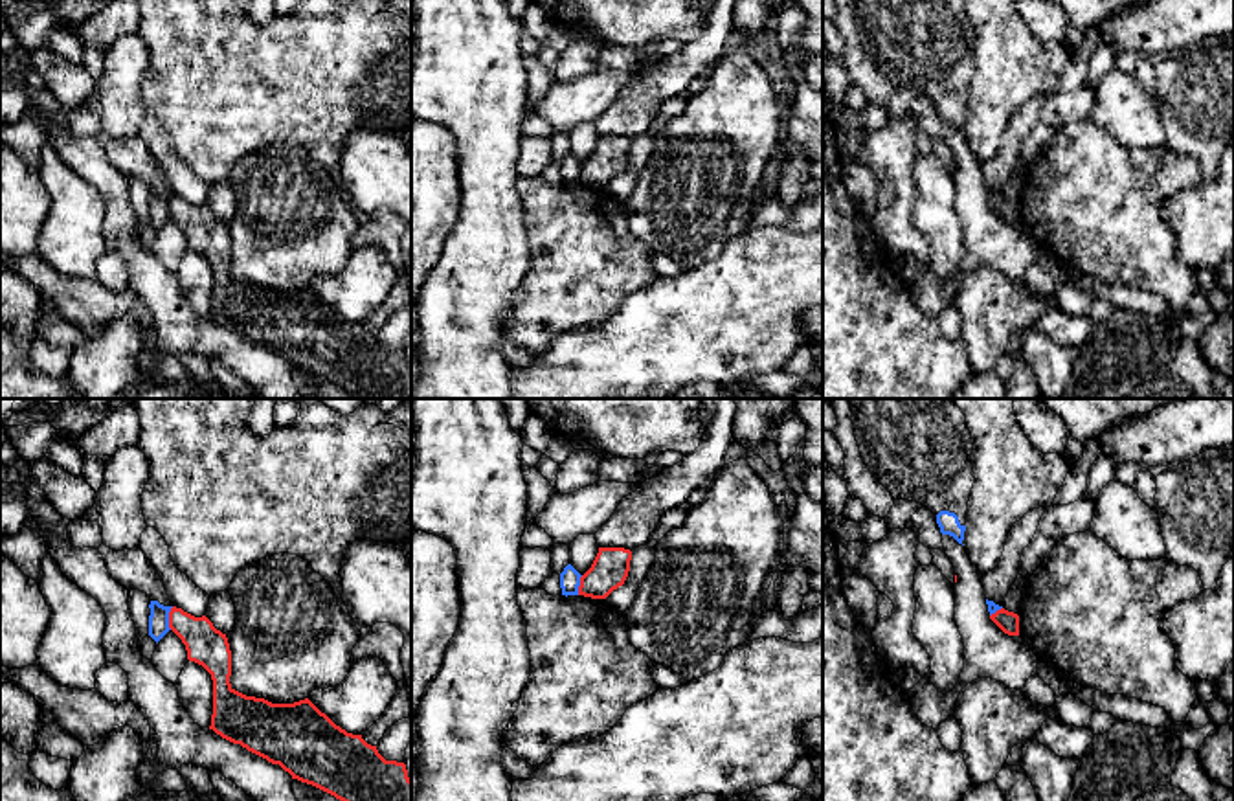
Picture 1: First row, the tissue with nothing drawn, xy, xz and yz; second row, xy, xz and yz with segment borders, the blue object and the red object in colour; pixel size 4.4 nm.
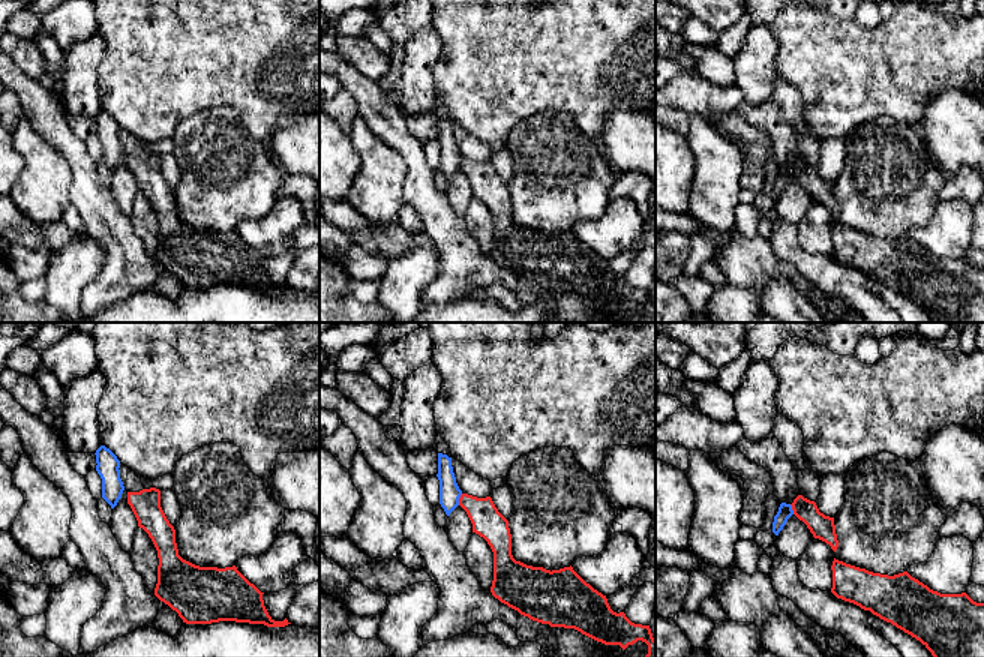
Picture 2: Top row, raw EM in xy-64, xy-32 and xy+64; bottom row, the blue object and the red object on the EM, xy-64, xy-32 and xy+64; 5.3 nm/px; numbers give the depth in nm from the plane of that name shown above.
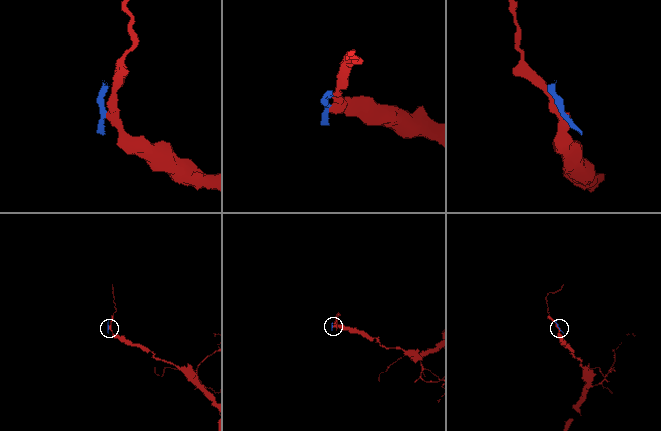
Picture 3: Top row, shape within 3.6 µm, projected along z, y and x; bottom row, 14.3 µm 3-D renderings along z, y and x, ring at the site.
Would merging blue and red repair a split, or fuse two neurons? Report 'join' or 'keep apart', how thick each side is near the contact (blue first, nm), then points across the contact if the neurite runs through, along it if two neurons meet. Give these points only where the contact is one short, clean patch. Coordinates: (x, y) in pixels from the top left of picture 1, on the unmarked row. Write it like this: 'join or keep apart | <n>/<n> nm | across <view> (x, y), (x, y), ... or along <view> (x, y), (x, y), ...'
keep apart | 100/170 nm | along xy (173, 195), (169, 217)

